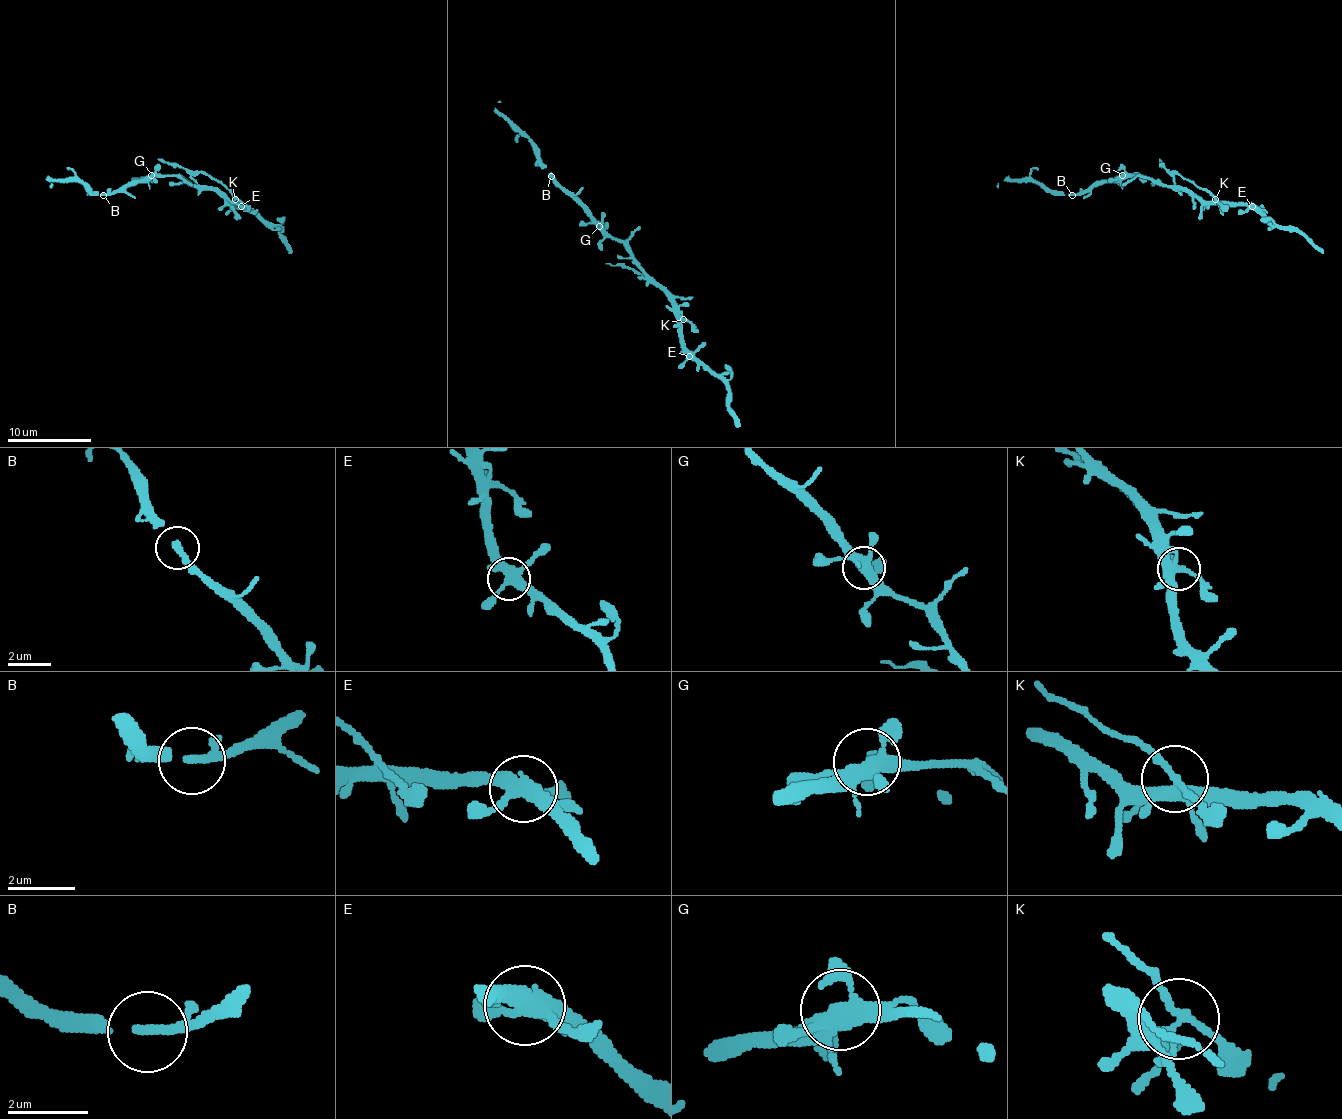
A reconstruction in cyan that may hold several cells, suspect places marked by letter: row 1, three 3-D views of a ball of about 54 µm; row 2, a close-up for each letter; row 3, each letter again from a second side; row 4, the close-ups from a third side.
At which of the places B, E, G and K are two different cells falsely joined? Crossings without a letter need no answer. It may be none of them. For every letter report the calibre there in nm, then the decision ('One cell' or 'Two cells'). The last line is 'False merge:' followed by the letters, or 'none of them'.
B: Thickness 220 nm. One cell
E: Thickness 400 nm. One cell
G: Thickness 400 nm. One cell
K: Thickness 340 nm. Two cells
False merge: K

